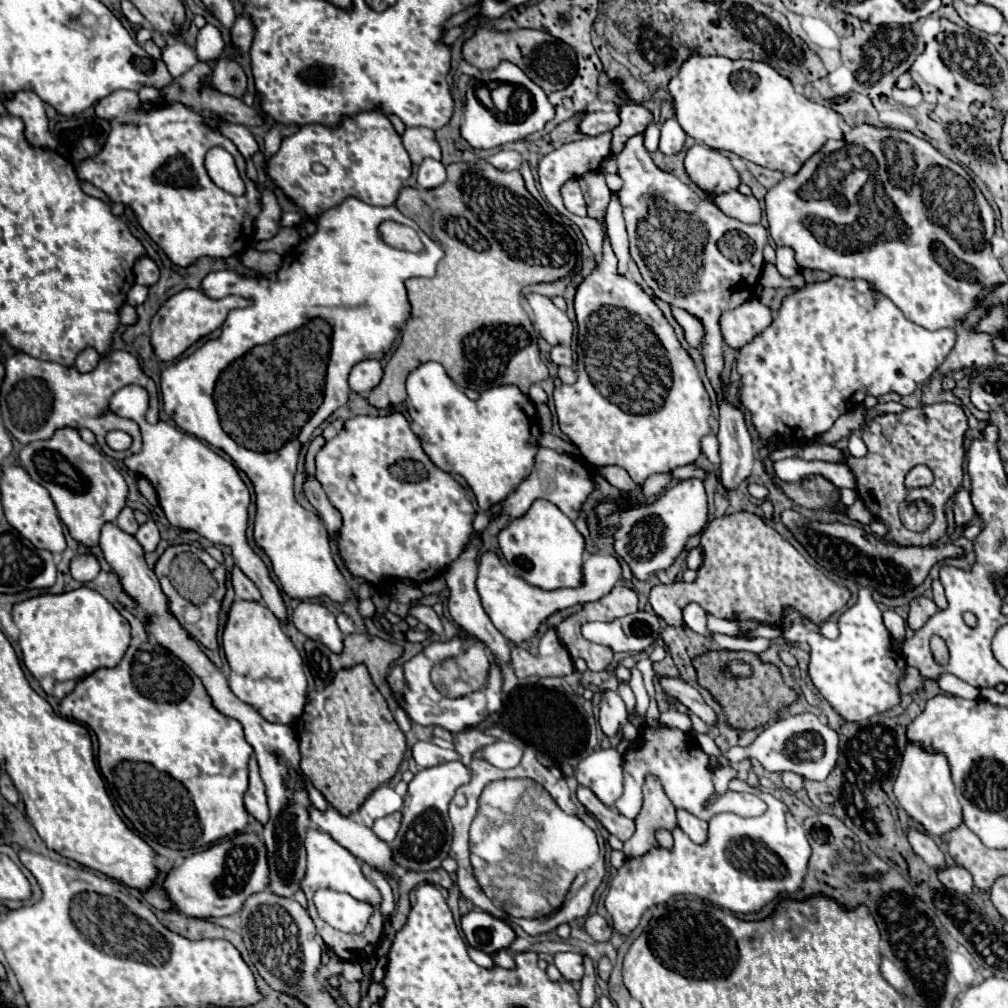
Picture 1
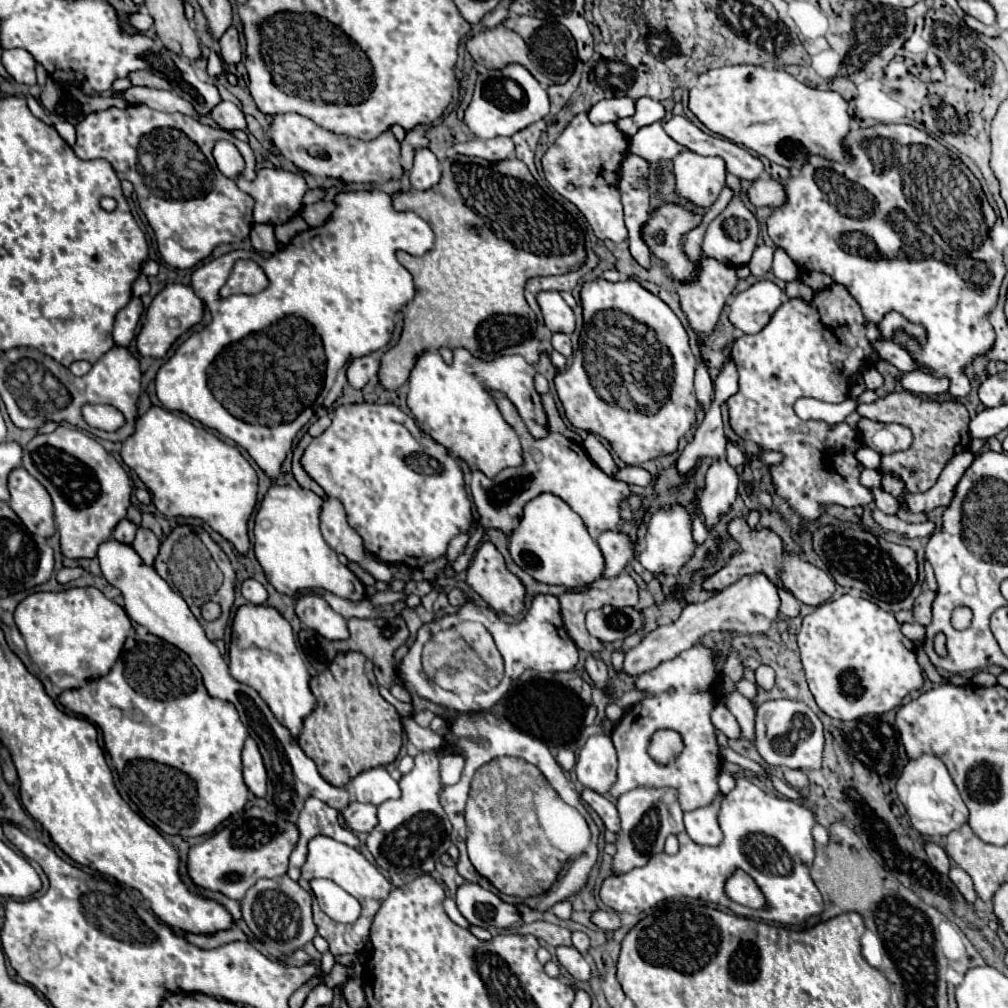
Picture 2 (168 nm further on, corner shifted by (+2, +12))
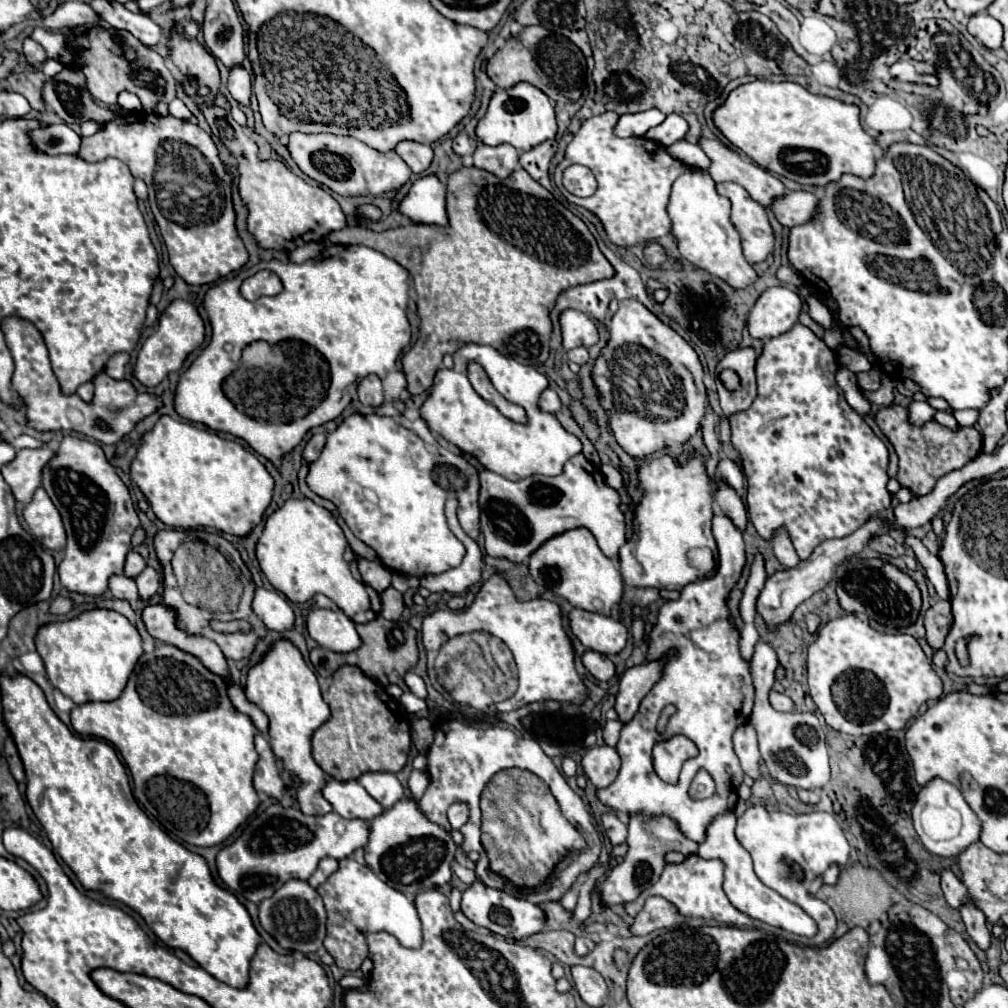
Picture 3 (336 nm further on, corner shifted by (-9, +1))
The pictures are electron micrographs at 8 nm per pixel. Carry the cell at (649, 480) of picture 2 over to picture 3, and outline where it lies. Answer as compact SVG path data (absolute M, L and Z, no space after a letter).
M601 465L601 473L603 473L605 483L607 483L609 487L613 487L613 489L621 489L621 487L623 487L623 477L621 477L621 473L619 473L615 467L611 467L611 465Z

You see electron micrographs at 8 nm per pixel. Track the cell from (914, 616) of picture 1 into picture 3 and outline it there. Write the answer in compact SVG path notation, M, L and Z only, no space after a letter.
M937 601L933 607L925 613L925 629L927 629L927 643L933 651L943 647L943 641L951 629L953 615L951 615L951 603L949 601Z

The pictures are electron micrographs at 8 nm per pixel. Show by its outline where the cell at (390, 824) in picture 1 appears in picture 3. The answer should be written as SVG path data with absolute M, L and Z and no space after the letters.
M273 803L245 827L233 845L219 851L217 871L221 881L235 895L241 895L253 903L261 903L289 879L307 881L325 855L333 859L349 857L355 849L367 843L367 835L369 827L363 819L347 821L335 811L311 817L295 807Z

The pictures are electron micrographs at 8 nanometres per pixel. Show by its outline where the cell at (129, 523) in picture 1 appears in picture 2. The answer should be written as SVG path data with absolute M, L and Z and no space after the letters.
M124 518L124 520L120 520L120 524L114 528L114 534L112 534L112 536L114 536L118 542L132 544L134 534L136 534L136 524L130 522L128 518Z

